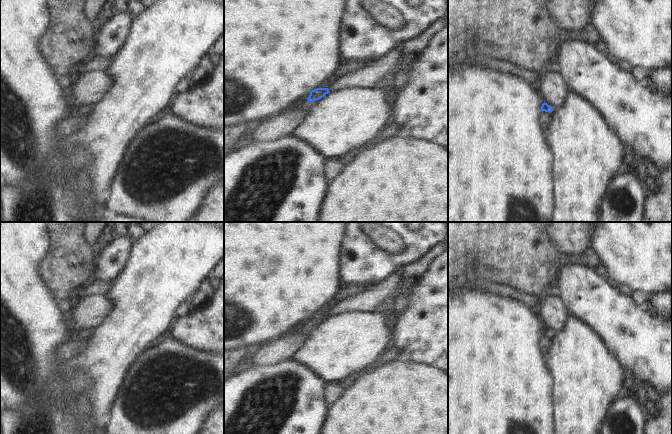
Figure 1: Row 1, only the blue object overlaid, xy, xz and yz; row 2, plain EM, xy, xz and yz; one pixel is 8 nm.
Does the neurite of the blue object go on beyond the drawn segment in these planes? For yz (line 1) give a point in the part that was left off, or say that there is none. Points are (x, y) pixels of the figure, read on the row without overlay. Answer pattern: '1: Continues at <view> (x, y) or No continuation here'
1: No continuation here

